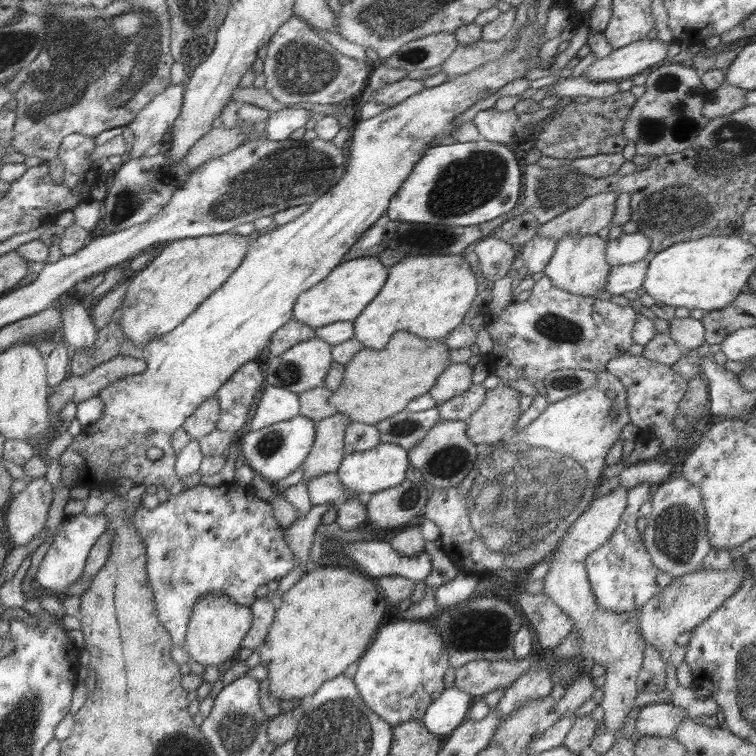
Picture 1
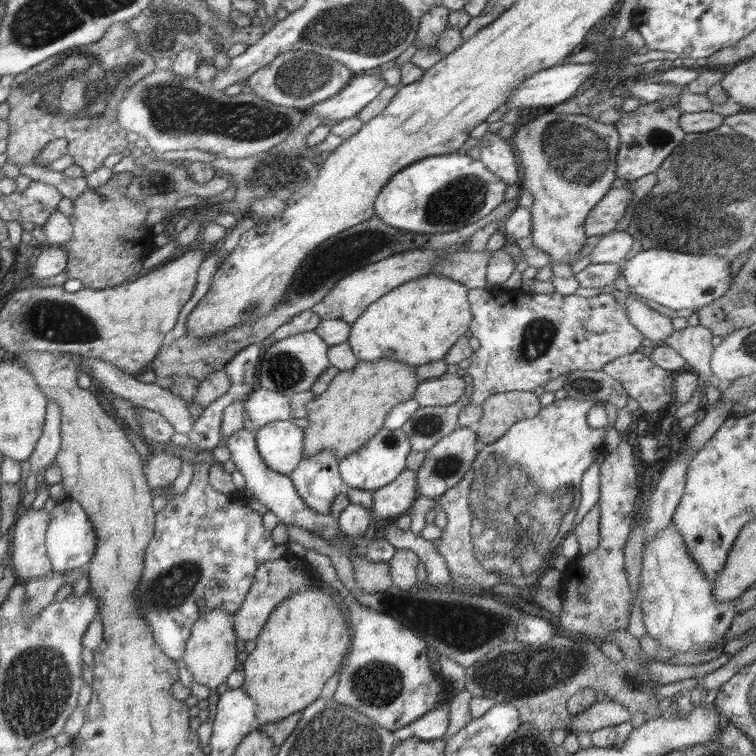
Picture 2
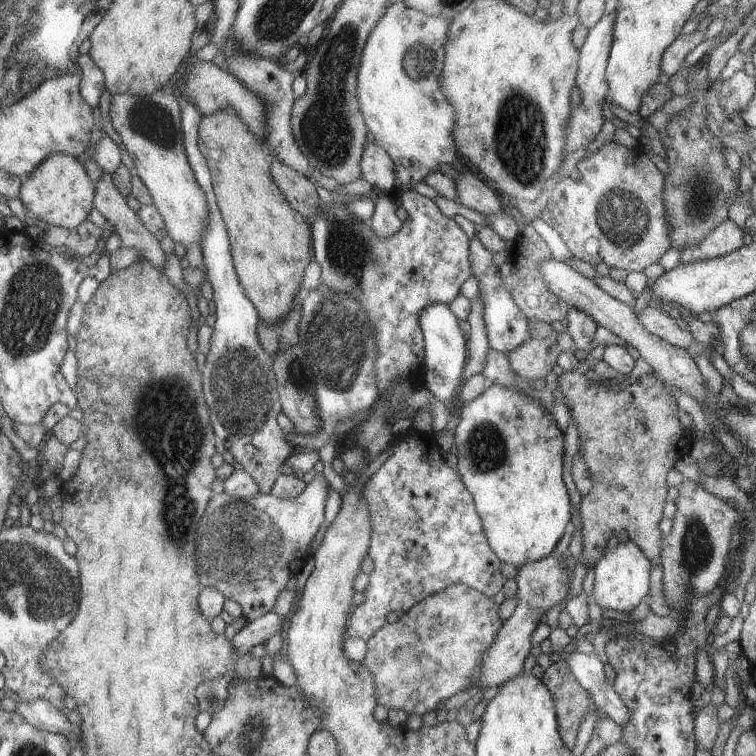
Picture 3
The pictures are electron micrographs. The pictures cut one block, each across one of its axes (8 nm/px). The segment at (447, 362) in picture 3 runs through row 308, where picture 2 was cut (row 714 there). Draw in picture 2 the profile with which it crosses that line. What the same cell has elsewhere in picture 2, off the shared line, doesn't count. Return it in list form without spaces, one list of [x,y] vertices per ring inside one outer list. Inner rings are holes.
[[[450,700],[439,703],[433,710],[425,712],[425,715],[411,724],[404,725],[403,728],[397,728],[392,733],[398,741],[405,738],[415,737],[421,740],[437,740],[445,734],[449,718]]]

